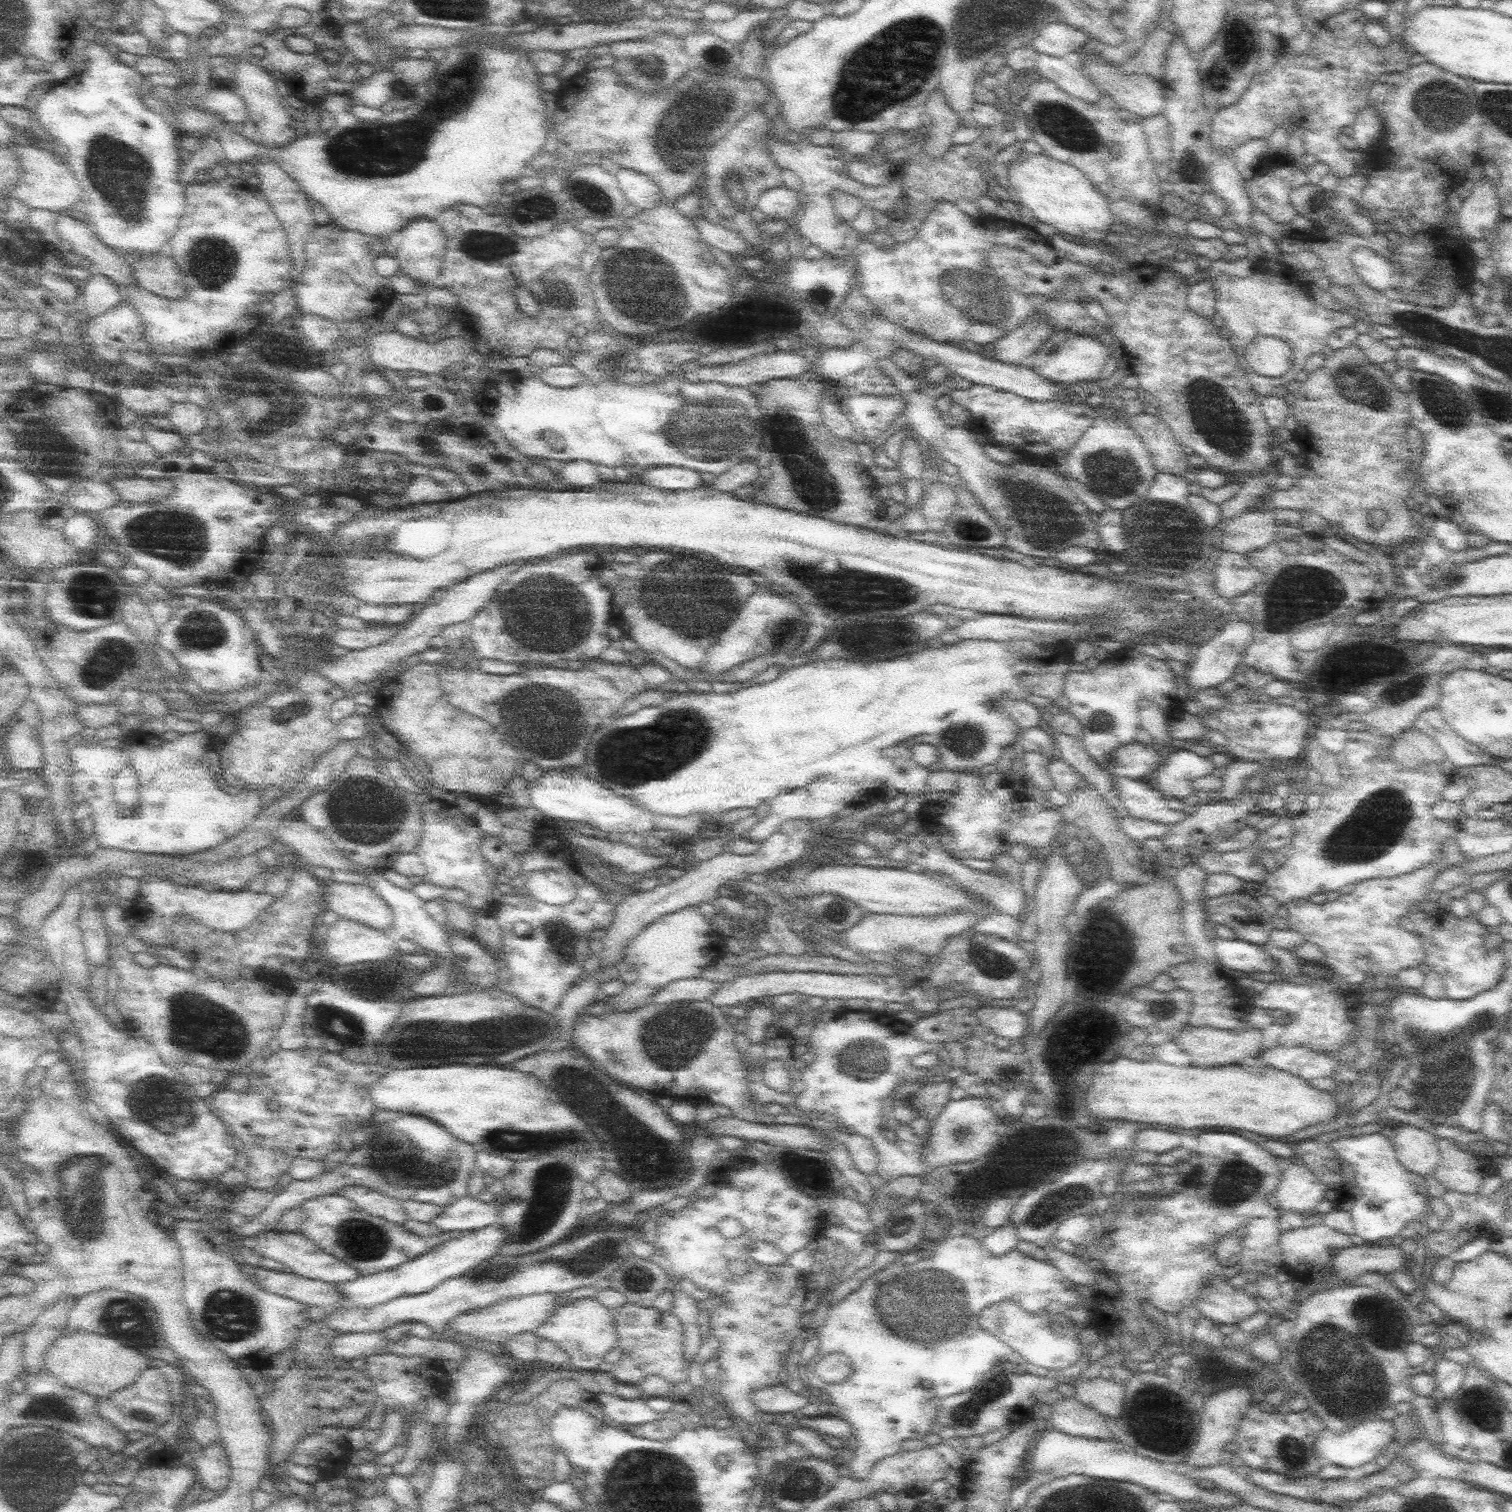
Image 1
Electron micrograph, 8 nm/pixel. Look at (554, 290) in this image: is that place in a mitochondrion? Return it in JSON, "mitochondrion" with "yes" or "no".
{"mitochondrion":"yes"}

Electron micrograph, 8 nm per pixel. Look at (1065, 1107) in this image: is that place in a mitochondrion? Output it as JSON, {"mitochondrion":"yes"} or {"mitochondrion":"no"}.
{"mitochondrion":"no"}

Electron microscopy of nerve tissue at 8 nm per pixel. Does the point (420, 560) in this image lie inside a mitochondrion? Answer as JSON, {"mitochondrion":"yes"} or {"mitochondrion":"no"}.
{"mitochondrion":"no"}

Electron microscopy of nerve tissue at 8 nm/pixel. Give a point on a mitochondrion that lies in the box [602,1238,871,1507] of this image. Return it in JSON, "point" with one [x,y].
{"point":[809,1477]}

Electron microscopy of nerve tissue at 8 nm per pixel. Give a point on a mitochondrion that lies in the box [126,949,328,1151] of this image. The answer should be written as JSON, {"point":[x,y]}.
{"point":[196,1027]}

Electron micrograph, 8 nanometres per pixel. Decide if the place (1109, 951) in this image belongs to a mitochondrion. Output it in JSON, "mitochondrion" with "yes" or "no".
{"mitochondrion":"yes"}

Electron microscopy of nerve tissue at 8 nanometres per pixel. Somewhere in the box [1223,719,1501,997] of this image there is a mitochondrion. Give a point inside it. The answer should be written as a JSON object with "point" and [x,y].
{"point":[1373,833]}

